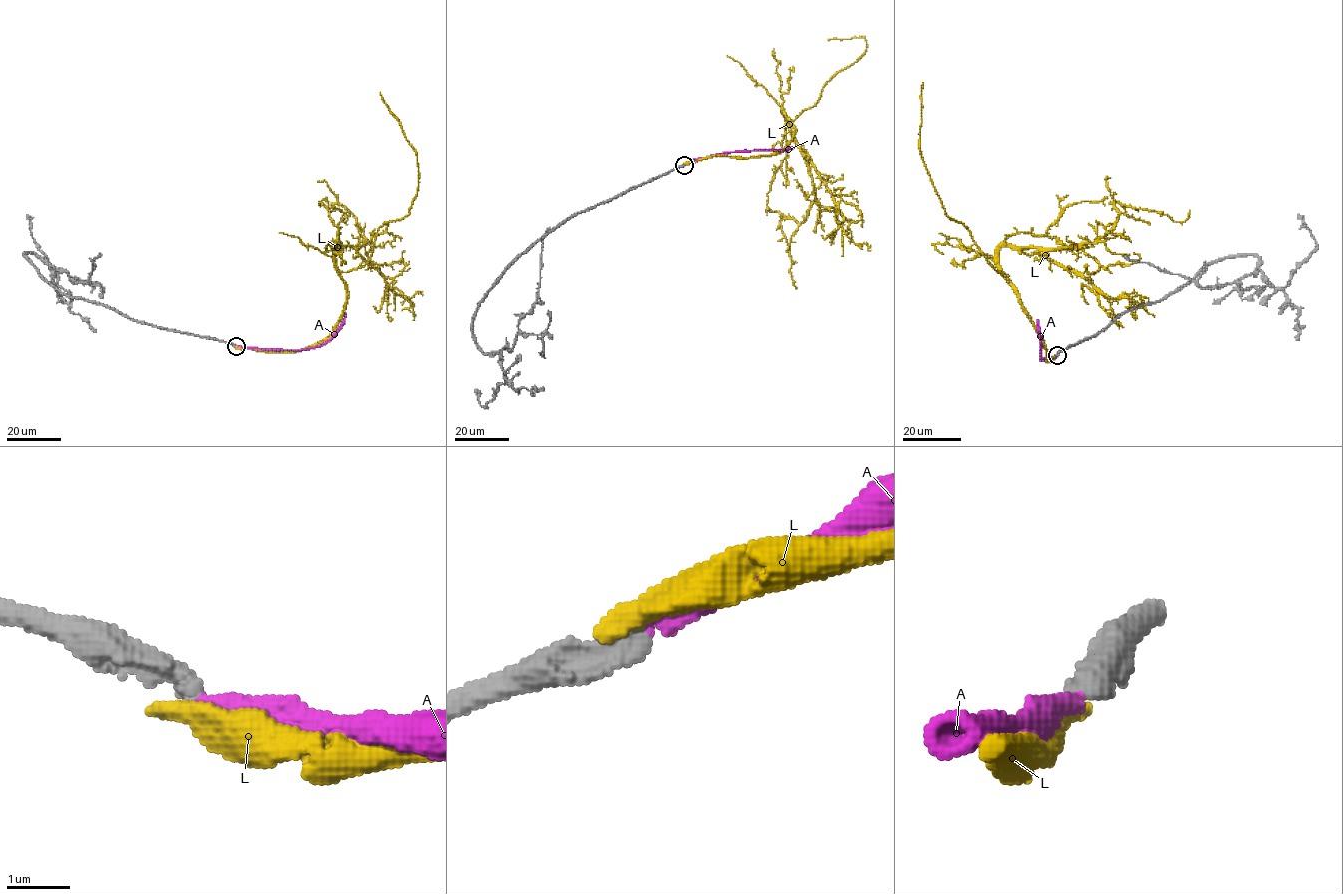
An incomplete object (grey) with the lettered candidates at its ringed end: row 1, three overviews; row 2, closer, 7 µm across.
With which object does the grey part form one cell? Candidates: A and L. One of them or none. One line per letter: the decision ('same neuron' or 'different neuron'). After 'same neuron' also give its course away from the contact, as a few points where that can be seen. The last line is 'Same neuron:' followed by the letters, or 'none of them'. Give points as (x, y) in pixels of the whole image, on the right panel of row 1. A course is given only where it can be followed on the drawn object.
A: same neuron | via (1057, 355), (1041, 359), (1036, 319)
L: different neuron
Same neuron: A

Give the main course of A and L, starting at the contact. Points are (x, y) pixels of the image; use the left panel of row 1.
A: (235, 346), (268, 349), (320, 346), (336, 330), (345, 312)
L: (235, 346), (298, 351), (328, 336), (346, 299), (334, 248), (366, 240), (332, 204), (343, 222), (348, 210)

